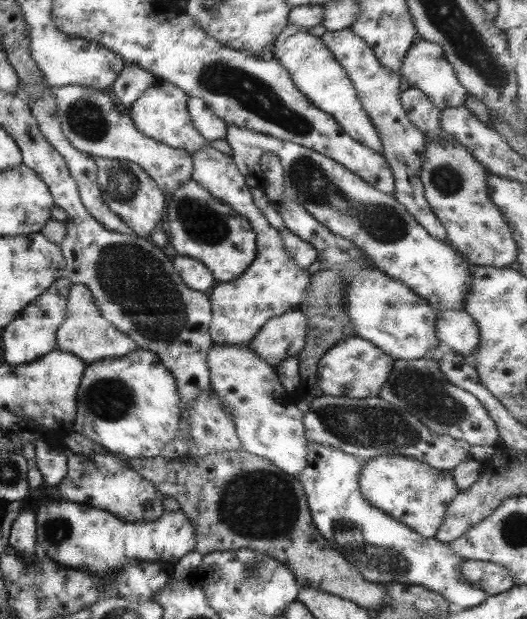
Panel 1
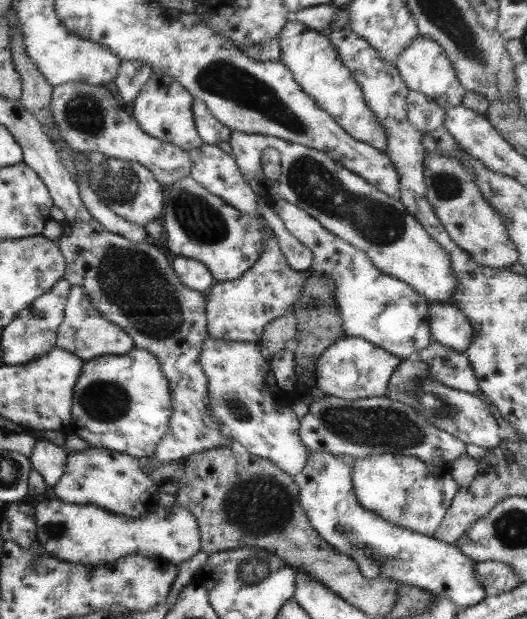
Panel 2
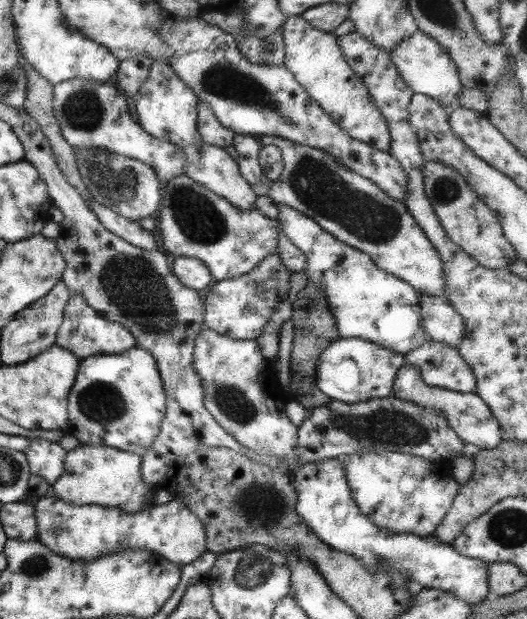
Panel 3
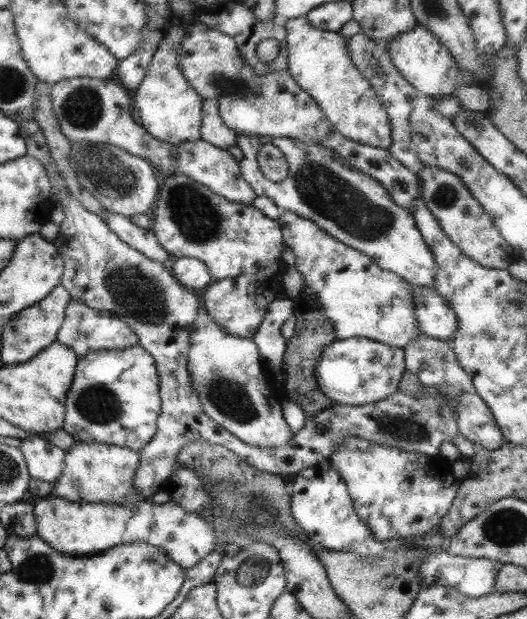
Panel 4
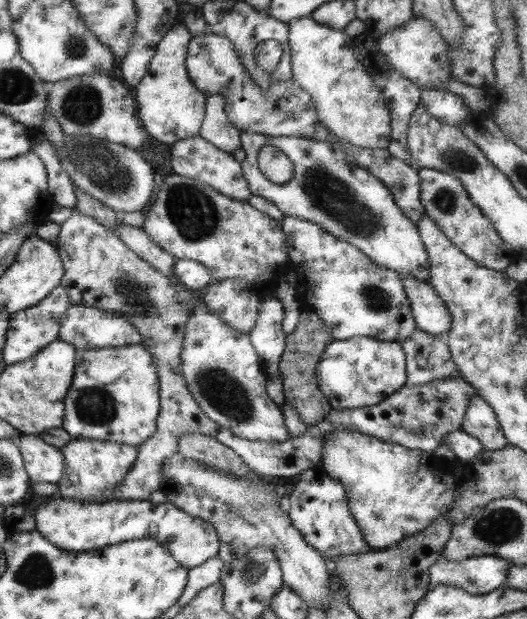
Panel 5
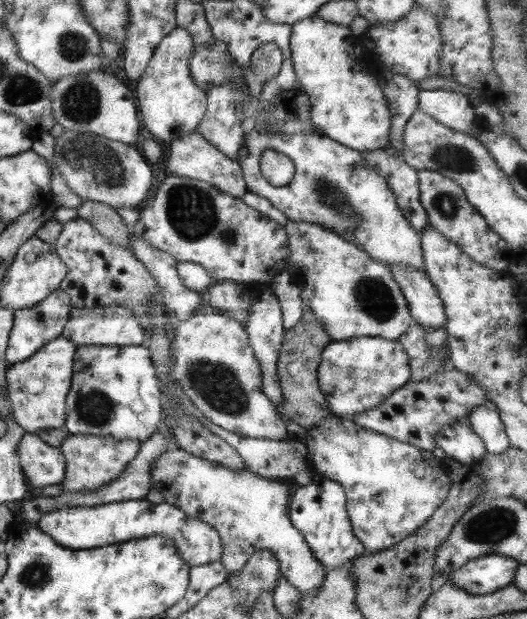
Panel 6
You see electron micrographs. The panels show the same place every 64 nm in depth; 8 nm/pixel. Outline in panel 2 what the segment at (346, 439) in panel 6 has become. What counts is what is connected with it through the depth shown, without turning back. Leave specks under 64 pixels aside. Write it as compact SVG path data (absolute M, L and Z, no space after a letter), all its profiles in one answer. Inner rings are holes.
M385 453L354 459L351 482L353 482L353 494L365 510L370 510L377 516L381 516L389 524L403 526L413 532L431 537L434 530L437 530L441 524L447 507L457 493L458 486L451 478L450 472L451 469L447 465L438 467L424 463L415 457Z

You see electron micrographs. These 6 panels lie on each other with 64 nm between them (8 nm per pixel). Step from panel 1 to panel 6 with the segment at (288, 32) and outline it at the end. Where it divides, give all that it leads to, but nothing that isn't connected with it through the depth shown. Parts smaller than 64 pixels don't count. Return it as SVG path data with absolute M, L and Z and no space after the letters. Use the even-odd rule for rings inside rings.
M317 15L293 22L290 59L299 89L308 98L312 131L359 153L388 145L390 113L375 74L360 62L364 51L349 27L325 22Z

